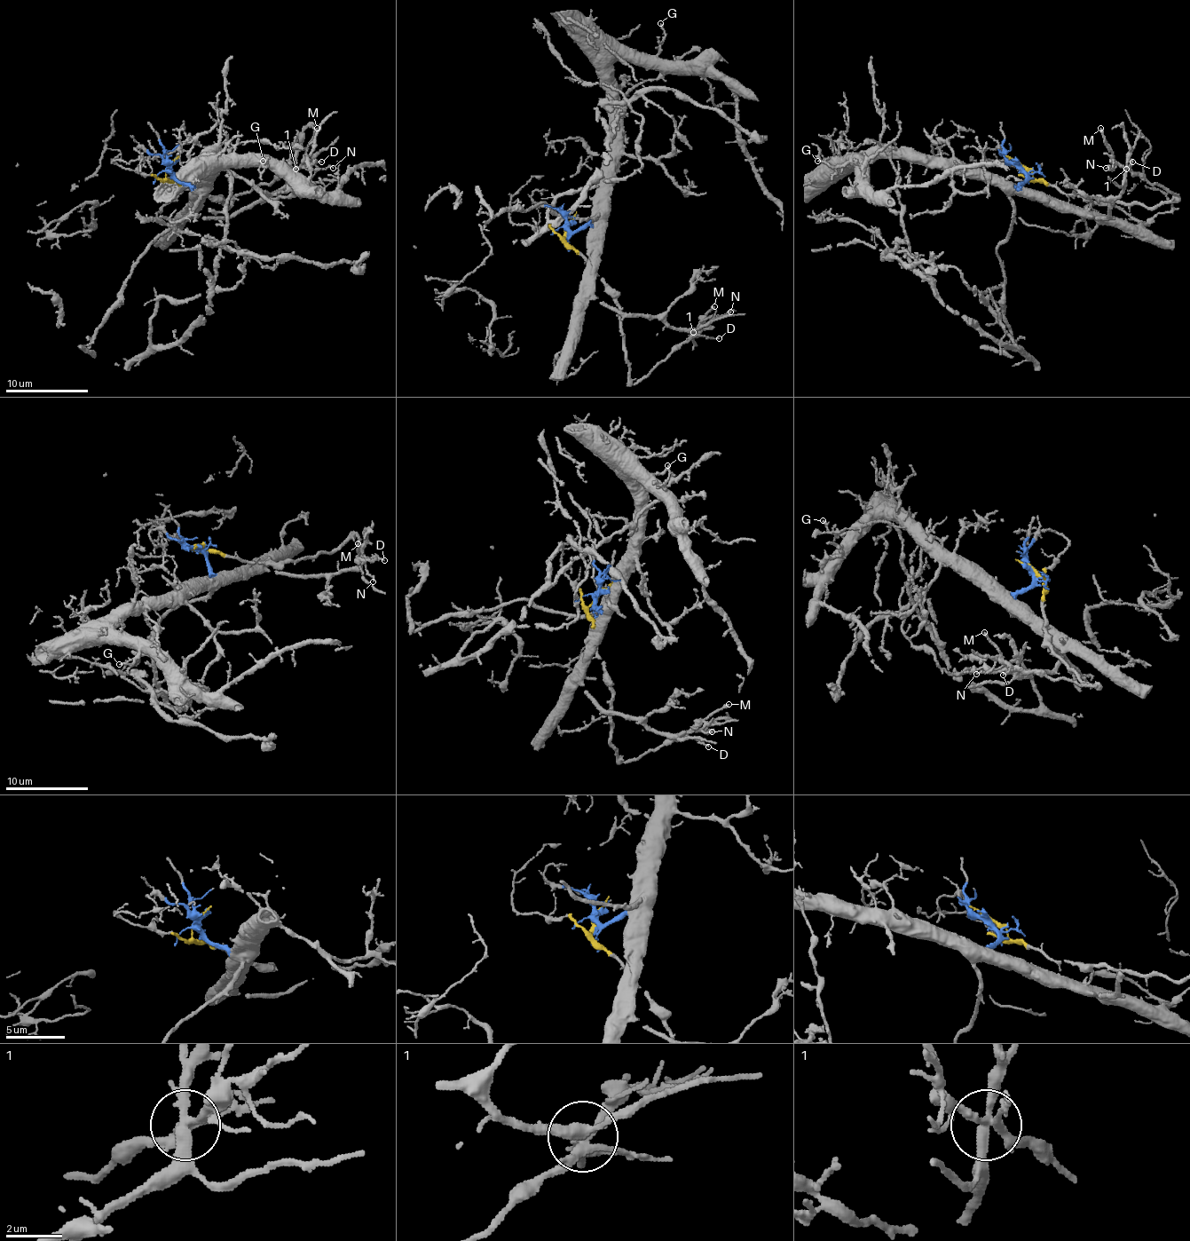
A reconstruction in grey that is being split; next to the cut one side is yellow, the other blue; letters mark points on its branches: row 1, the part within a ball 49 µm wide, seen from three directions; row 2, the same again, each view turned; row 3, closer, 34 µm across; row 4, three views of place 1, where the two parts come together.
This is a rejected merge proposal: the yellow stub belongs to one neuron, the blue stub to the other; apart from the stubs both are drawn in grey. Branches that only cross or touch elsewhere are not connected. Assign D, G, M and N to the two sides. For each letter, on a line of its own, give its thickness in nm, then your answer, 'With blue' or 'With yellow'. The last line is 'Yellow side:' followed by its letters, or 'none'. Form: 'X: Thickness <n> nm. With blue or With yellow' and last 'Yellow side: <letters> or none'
D: Thickness 140 nm. With yellow
G: Thickness 120 nm. With blue
M: Thickness 240 nm. With yellow
N: Thickness 150 nm. With yellow
Yellow side: D, M, N

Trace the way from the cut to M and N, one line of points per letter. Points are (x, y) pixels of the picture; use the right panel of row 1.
M: (1023, 164), (1036, 178), (1064, 193), (1156, 208), (1177, 195), (1150, 185), (1114, 158), (1101, 128)
N: (1023, 164), (1036, 178), (1064, 193), (1156, 208), (1177, 195), (1150, 185), (1114, 161), (1111, 169), (1105, 169)

